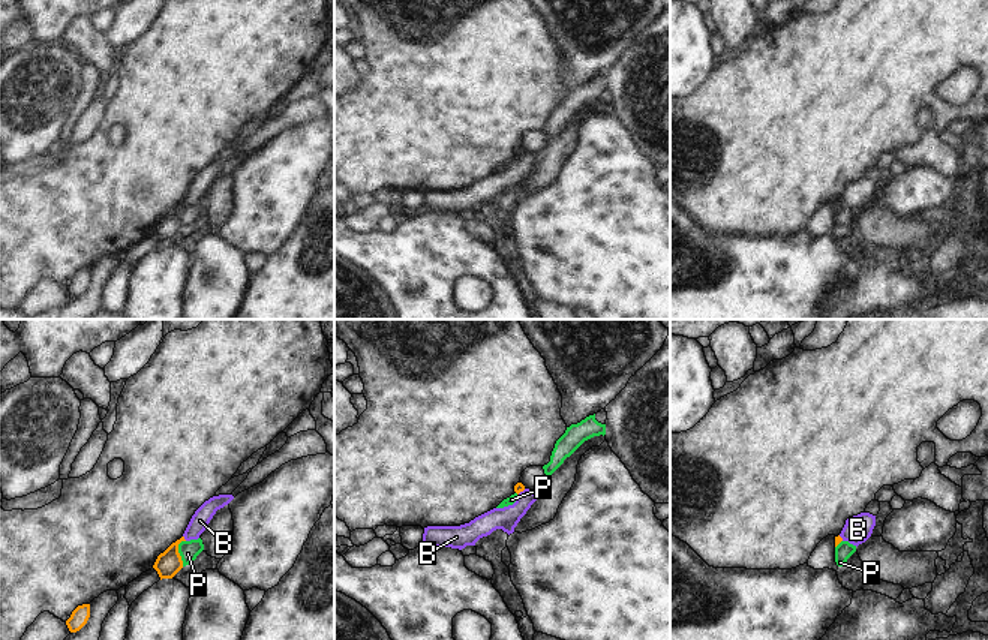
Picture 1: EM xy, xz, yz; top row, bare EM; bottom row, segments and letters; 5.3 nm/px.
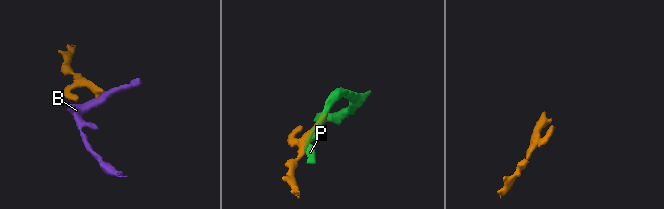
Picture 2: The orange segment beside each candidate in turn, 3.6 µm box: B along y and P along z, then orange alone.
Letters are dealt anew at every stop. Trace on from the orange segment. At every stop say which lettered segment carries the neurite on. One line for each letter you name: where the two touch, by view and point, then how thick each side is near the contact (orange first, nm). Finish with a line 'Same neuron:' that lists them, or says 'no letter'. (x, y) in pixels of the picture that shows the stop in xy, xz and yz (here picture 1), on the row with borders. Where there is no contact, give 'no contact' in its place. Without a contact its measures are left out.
Same neuron: no letter

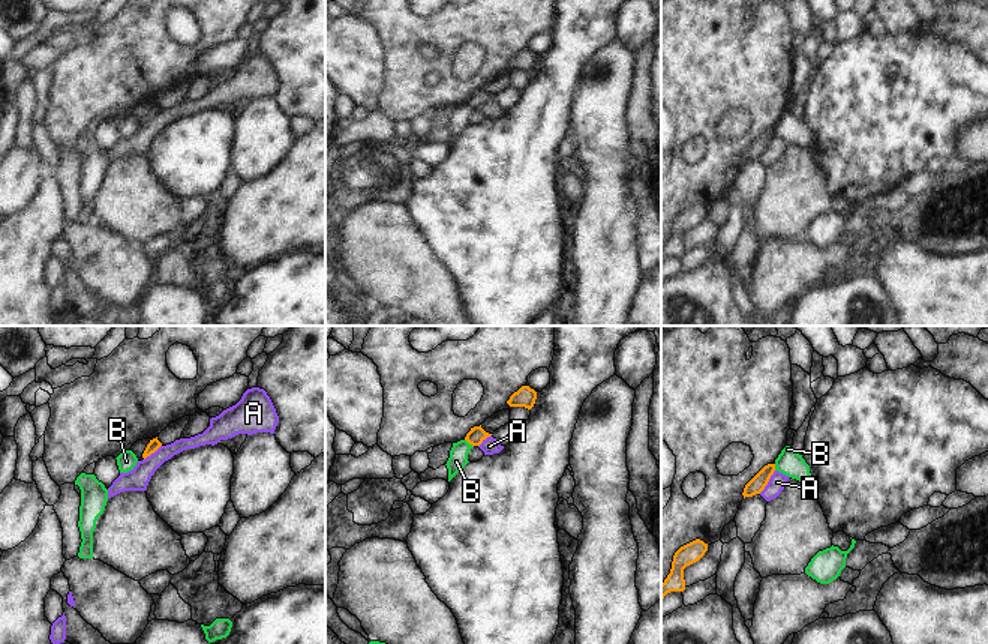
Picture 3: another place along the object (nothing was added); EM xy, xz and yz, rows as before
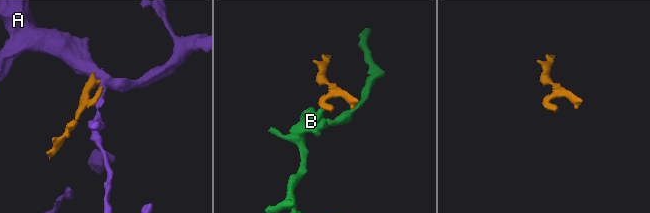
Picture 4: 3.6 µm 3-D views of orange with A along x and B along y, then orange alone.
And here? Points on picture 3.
Same neuron: no letter

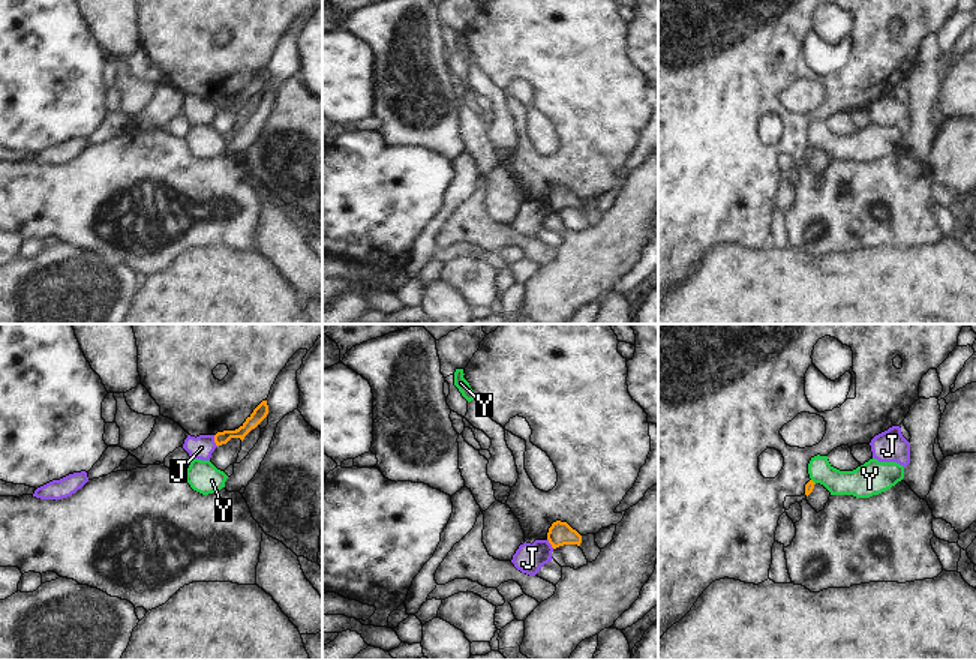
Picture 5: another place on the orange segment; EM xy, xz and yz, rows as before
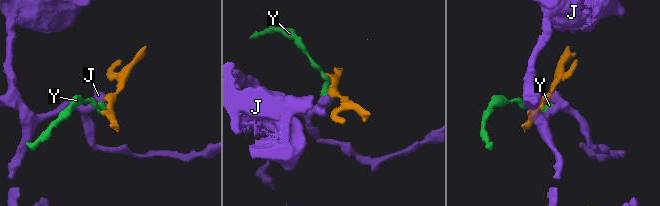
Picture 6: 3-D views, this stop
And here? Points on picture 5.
Same neuron: no letter

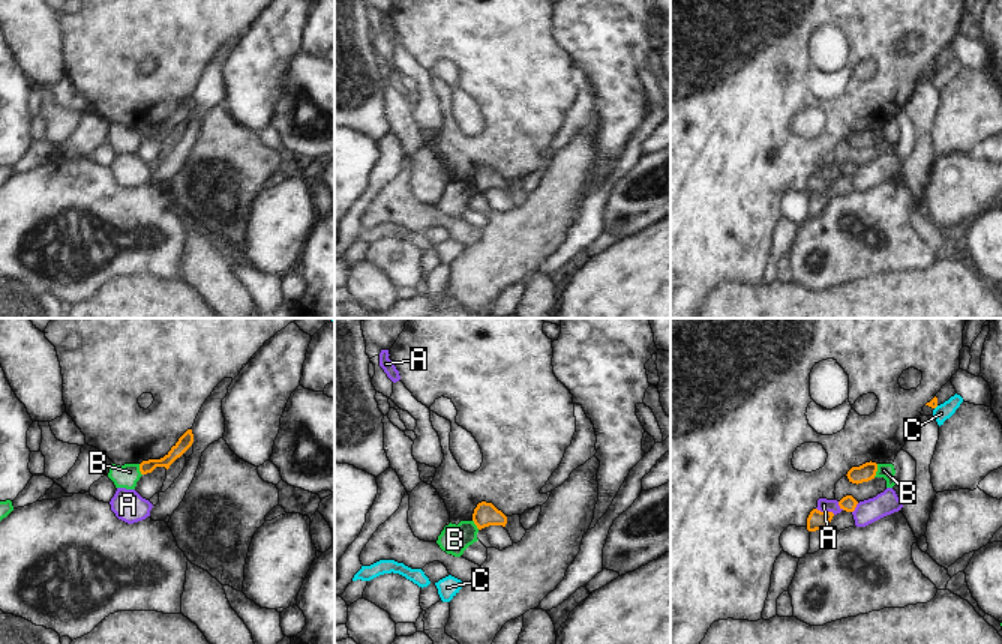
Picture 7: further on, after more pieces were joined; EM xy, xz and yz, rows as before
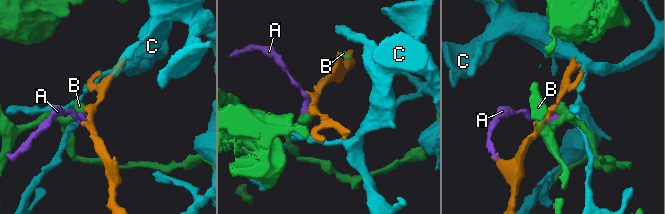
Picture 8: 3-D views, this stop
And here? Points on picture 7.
Same neuron: no letter

